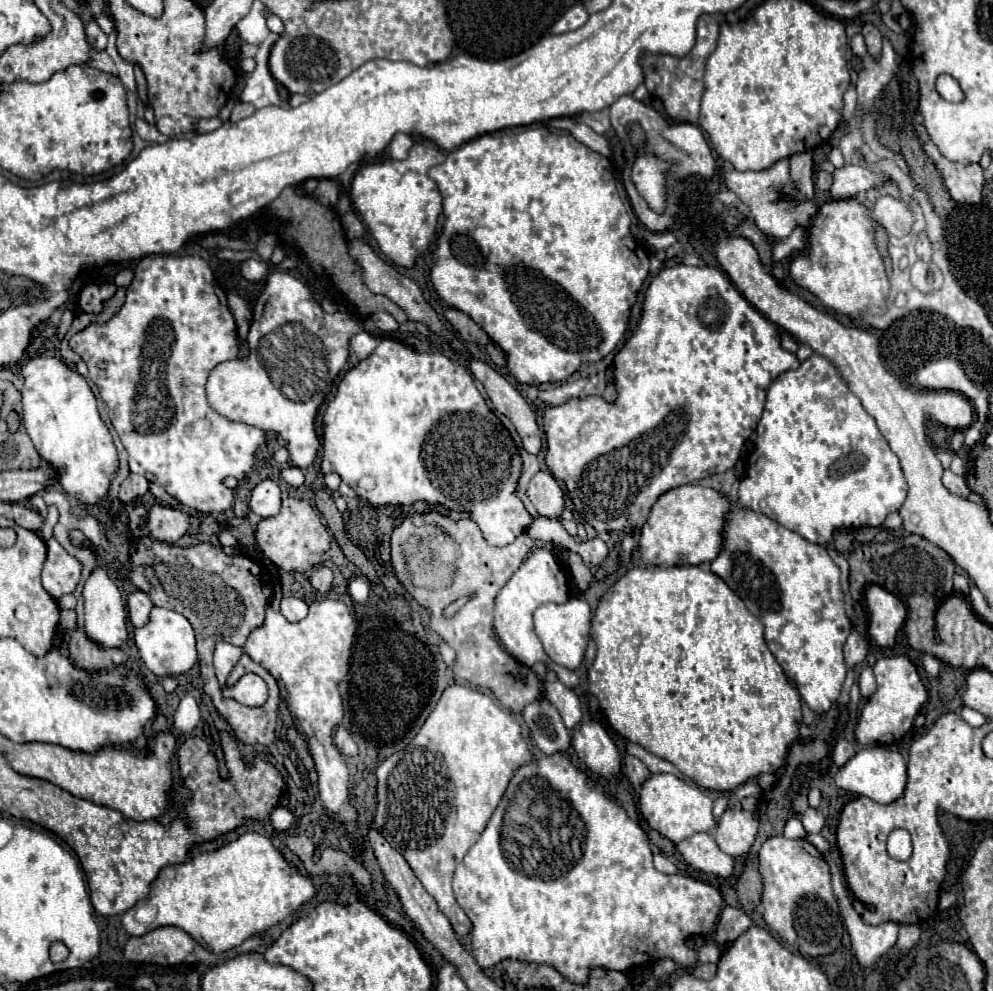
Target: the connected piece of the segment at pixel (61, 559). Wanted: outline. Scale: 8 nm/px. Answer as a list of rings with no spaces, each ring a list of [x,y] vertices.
[[[49,539],[47,559],[41,573],[45,591],[53,599],[59,599],[65,593],[73,593],[77,587],[79,575],[81,575],[81,563],[75,557],[67,555],[65,549],[55,539]]]

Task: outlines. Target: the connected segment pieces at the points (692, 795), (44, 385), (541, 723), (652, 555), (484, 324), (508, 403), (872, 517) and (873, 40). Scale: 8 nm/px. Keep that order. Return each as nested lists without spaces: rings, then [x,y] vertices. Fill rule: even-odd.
[[[655,773],[651,775],[639,793],[639,811],[649,823],[651,829],[659,831],[663,837],[671,839],[673,843],[679,843],[693,833],[709,831],[715,827],[715,817],[711,813],[713,801],[705,795],[705,791],[699,791],[699,787],[693,787],[689,783],[679,781],[671,773]]]
[[[35,357],[23,367],[23,425],[39,455],[59,467],[59,485],[81,503],[99,503],[117,471],[117,451],[97,411],[87,379],[59,357]]]
[[[537,699],[529,703],[523,713],[523,721],[531,729],[531,737],[537,743],[537,747],[551,755],[555,751],[569,751],[571,745],[571,731],[567,731],[559,711],[547,701],[547,699]]]
[[[699,483],[681,485],[665,491],[651,507],[649,519],[641,529],[641,559],[647,565],[701,565],[711,563],[723,549],[723,527],[731,511],[731,501],[723,491],[701,487]]]
[[[533,127],[511,135],[481,135],[459,149],[451,151],[437,169],[431,171],[431,179],[437,181],[443,195],[445,223],[431,251],[431,283],[439,297],[453,309],[469,315],[481,329],[503,349],[509,373],[525,385],[559,383],[573,375],[581,363],[601,361],[605,355],[613,353],[617,345],[625,339],[631,319],[631,307],[637,303],[637,295],[649,275],[649,259],[629,233],[631,217],[617,193],[611,161],[587,145],[579,143],[571,135],[555,135],[547,127]]]
[[[469,359],[469,369],[483,383],[495,409],[499,413],[503,413],[515,425],[515,429],[523,441],[523,449],[527,453],[537,455],[541,451],[541,433],[539,433],[539,425],[535,421],[535,415],[533,415],[529,403],[501,373],[497,373],[487,363]]]
[[[817,353],[771,383],[756,435],[745,479],[739,485],[739,501],[811,543],[827,545],[839,527],[883,525],[887,515],[899,511],[905,501],[907,481],[897,455],[883,439],[875,419],[863,409],[859,397],[849,391],[839,369]]]
[[[865,23],[861,33],[865,35],[869,53],[871,53],[873,57],[879,57],[879,51],[881,51],[881,33],[879,33],[879,29],[877,29],[875,25],[871,25],[871,23]]]

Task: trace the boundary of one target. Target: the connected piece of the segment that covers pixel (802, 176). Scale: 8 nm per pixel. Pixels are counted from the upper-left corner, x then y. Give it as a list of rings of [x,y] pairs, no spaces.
[[[813,151],[795,153],[791,157],[791,179],[807,197],[813,195]]]

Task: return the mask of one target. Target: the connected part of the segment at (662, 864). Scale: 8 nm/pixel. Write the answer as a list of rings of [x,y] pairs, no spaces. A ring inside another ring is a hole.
[[[655,853],[655,867],[657,867],[661,873],[667,873],[667,875],[677,873],[677,867],[675,867],[667,857],[663,857],[661,853]]]

